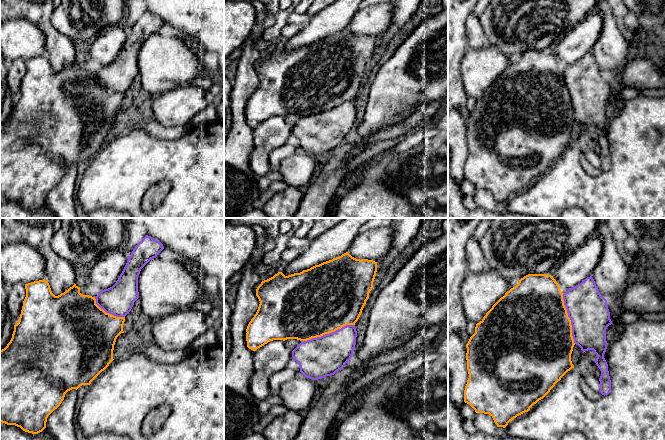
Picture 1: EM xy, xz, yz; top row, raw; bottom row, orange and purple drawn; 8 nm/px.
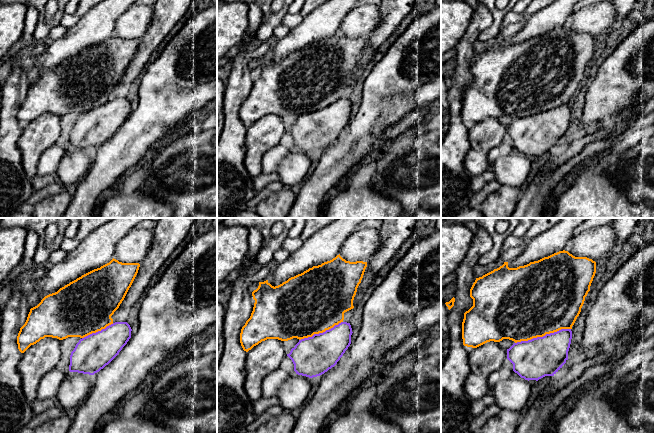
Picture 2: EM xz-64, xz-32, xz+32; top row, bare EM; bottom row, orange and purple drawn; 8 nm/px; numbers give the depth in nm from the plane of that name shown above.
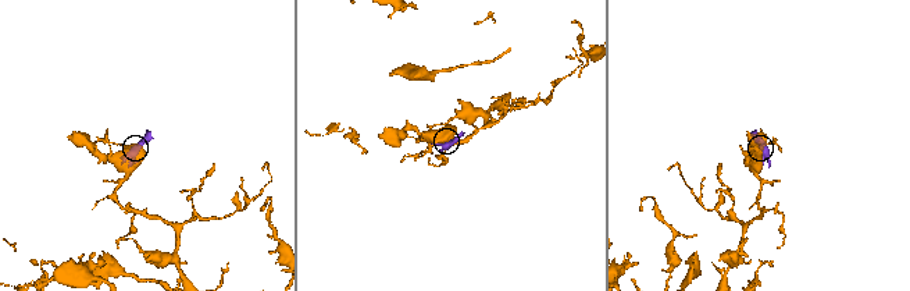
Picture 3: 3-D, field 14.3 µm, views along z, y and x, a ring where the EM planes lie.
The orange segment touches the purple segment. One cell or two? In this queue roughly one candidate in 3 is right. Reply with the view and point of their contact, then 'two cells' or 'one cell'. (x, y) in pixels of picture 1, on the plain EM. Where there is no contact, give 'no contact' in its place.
contact xz (327, 109); two cells

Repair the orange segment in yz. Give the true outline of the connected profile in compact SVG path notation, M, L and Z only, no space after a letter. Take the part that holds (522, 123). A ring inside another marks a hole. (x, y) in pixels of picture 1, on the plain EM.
M546 50L524 52L476 100L475 109L466 120L469 154L464 166L464 178L476 189L489 190L497 203L505 204L510 197L528 188L534 180L543 175L555 160L574 144L571 137L574 121L571 96L556 56Z

